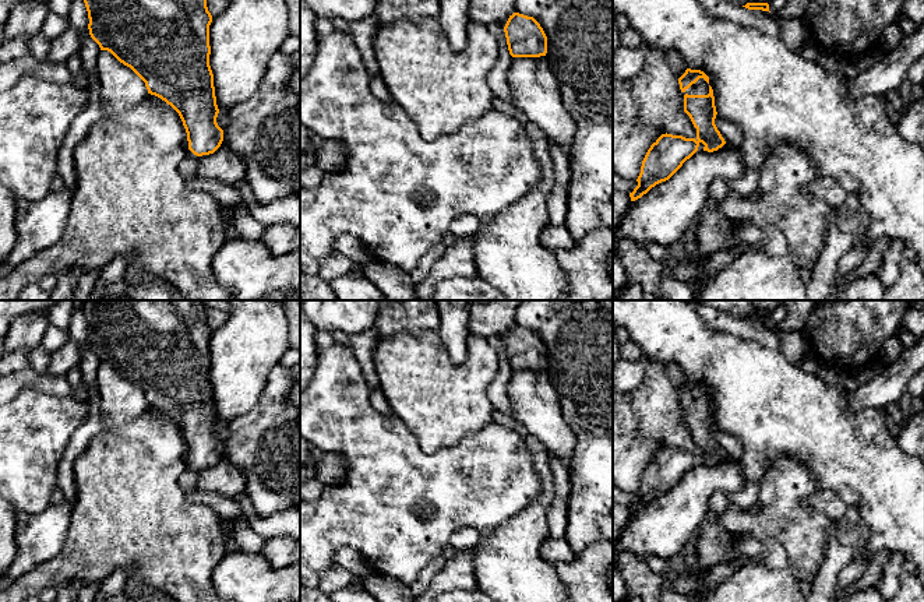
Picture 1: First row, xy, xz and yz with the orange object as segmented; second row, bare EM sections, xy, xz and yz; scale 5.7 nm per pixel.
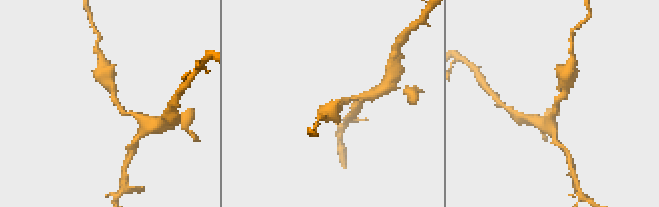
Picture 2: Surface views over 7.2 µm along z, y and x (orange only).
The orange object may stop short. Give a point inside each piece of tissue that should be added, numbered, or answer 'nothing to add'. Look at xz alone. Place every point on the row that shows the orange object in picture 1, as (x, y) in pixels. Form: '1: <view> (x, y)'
nothing to add

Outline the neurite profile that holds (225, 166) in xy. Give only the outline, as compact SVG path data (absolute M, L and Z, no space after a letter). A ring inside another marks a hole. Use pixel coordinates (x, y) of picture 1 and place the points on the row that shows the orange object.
M226 142L209 155L198 159L195 177L216 180L229 186L246 179L247 166L244 161L230 151Z

